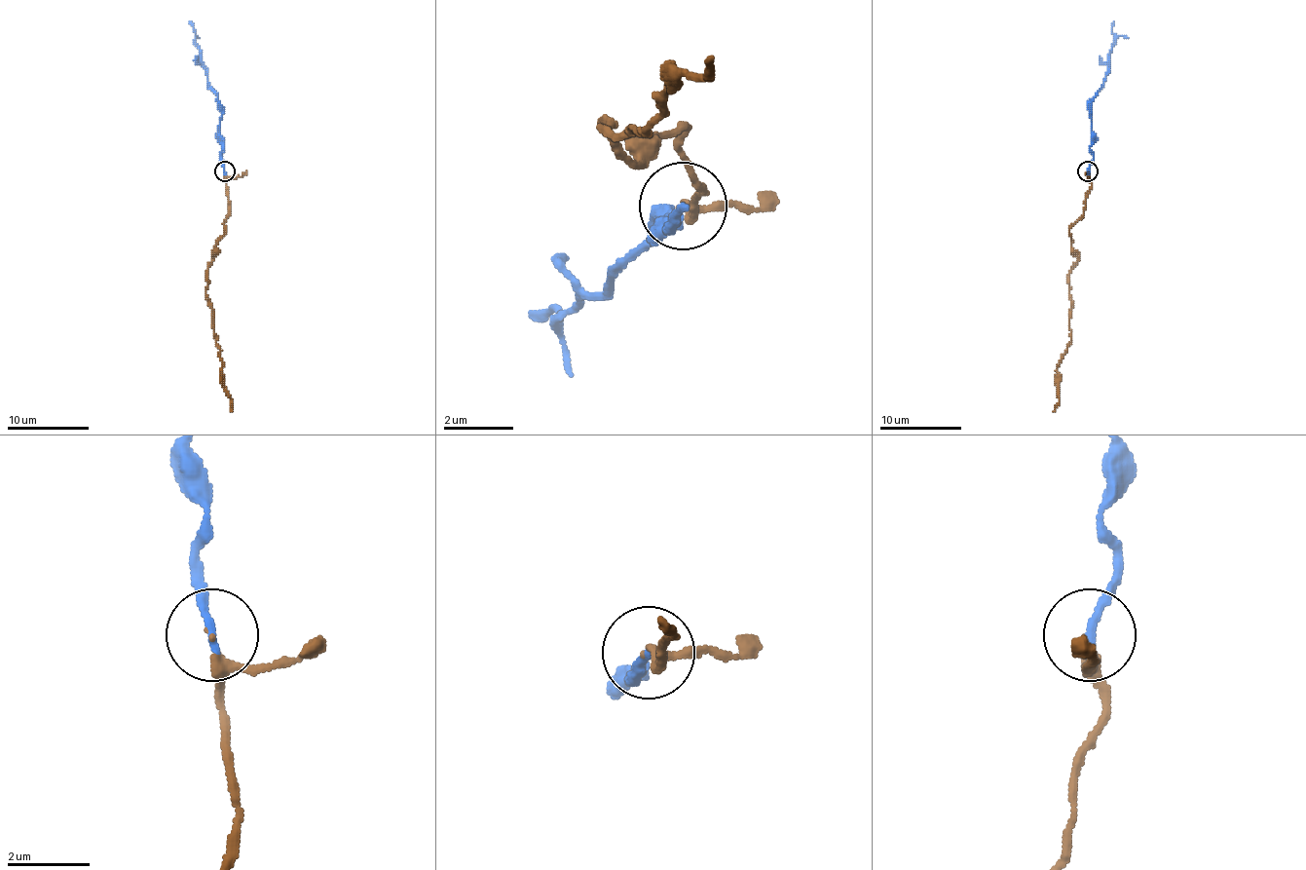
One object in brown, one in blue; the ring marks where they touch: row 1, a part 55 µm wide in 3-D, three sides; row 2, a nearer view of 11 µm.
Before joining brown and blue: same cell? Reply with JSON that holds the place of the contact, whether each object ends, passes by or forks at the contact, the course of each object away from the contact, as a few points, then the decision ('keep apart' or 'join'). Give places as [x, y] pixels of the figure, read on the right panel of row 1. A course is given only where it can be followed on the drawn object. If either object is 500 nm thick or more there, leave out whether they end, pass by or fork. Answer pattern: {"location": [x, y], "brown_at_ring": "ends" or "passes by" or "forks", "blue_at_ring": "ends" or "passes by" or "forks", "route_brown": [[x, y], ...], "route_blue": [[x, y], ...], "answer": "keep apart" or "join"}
{"location": [1088, 170], "brown_at_ring": "passes by", "blue_at_ring": "ends", "route_brown": [[1087, 170], [1083, 215], [1069, 230], [1077, 258], [1069, 275], [1071, 344], [1057, 368], [1053, 411]], "route_blue": [[1087, 170], [1094, 158], [1089, 148], [1092, 99], [1103, 83], [1114, 42], [1114, 21]], "answer": "join"}

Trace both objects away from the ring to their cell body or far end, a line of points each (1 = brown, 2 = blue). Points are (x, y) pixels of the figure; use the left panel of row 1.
1: (224, 170), (228, 215), (211, 258), (205, 299), (211, 309), (215, 344), (220, 348), (222, 387), (232, 411)
2: (224, 170), (222, 107), (207, 83), (202, 50), (189, 21)

